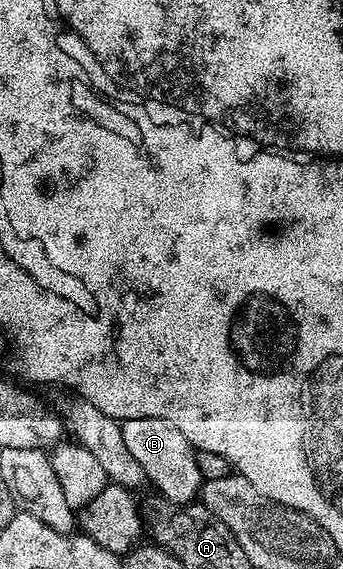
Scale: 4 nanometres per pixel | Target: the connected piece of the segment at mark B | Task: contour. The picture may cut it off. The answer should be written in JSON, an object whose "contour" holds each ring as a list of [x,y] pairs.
{"contour":[[[144,417],[121,422],[121,430],[131,455],[139,462],[139,467],[143,467],[146,480],[157,487],[164,500],[172,505],[188,505],[198,500],[203,484],[201,465],[197,462],[199,453],[179,427],[167,423],[167,419]]]}

